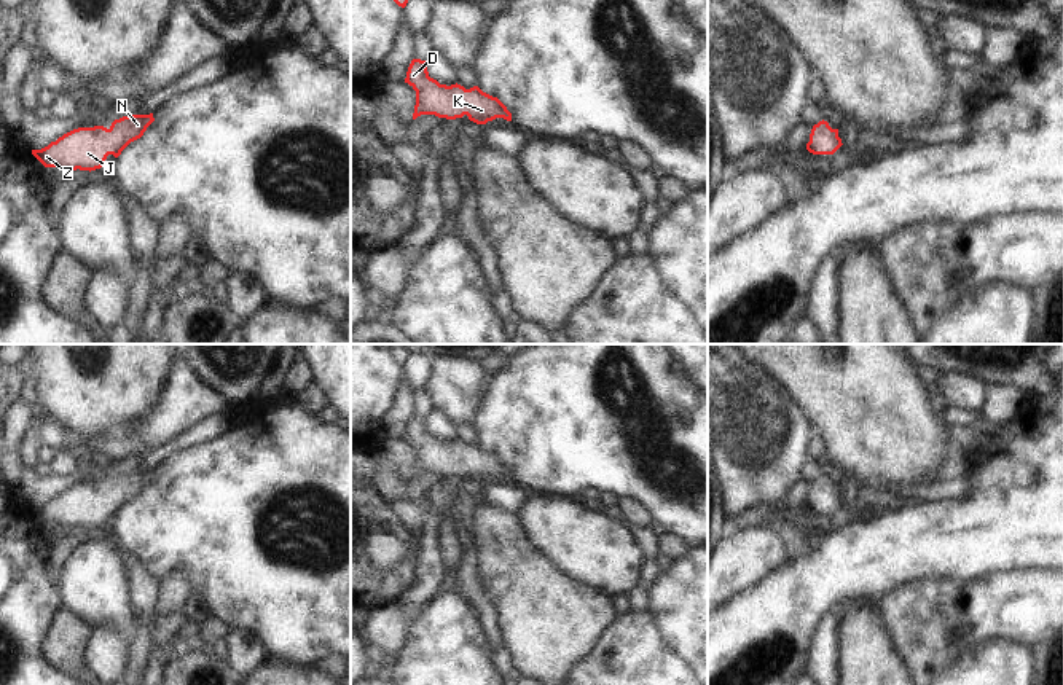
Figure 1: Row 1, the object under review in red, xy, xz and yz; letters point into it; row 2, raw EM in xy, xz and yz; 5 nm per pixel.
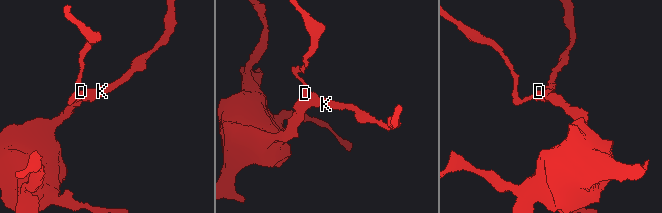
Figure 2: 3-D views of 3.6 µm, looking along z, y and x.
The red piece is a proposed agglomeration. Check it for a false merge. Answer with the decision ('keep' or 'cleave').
keep

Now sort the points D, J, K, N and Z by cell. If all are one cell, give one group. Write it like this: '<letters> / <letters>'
D J K N Z

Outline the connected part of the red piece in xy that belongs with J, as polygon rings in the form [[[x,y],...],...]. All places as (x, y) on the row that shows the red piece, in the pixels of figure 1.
[[[132,115],[115,119],[107,129],[104,126],[73,129],[32,155],[45,167],[62,170],[100,169],[108,155],[118,158],[134,140],[140,139],[155,121],[150,115]]]

